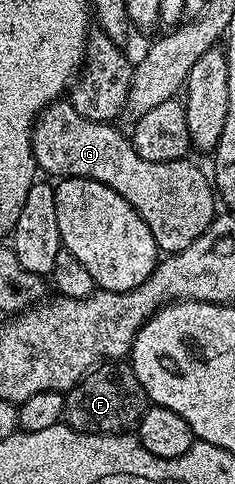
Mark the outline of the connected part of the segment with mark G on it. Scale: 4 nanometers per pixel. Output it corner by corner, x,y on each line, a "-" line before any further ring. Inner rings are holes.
68,101
49,103
35,119
34,132
30,138
37,170
47,171
48,174
54,175
53,177
100,181
108,185
108,189
116,189
116,193
120,193
120,197
124,197
124,201
128,201
128,205
136,209
144,225
148,225
159,252
173,253
188,249
188,245
192,245
192,241
196,241
200,233
208,229
216,214
216,191
207,172
205,175
196,164
190,163
189,158
177,159
171,163
144,161
144,157
136,153
133,142
127,136
125,139
116,128
117,126
97,123
76,113
76,109

